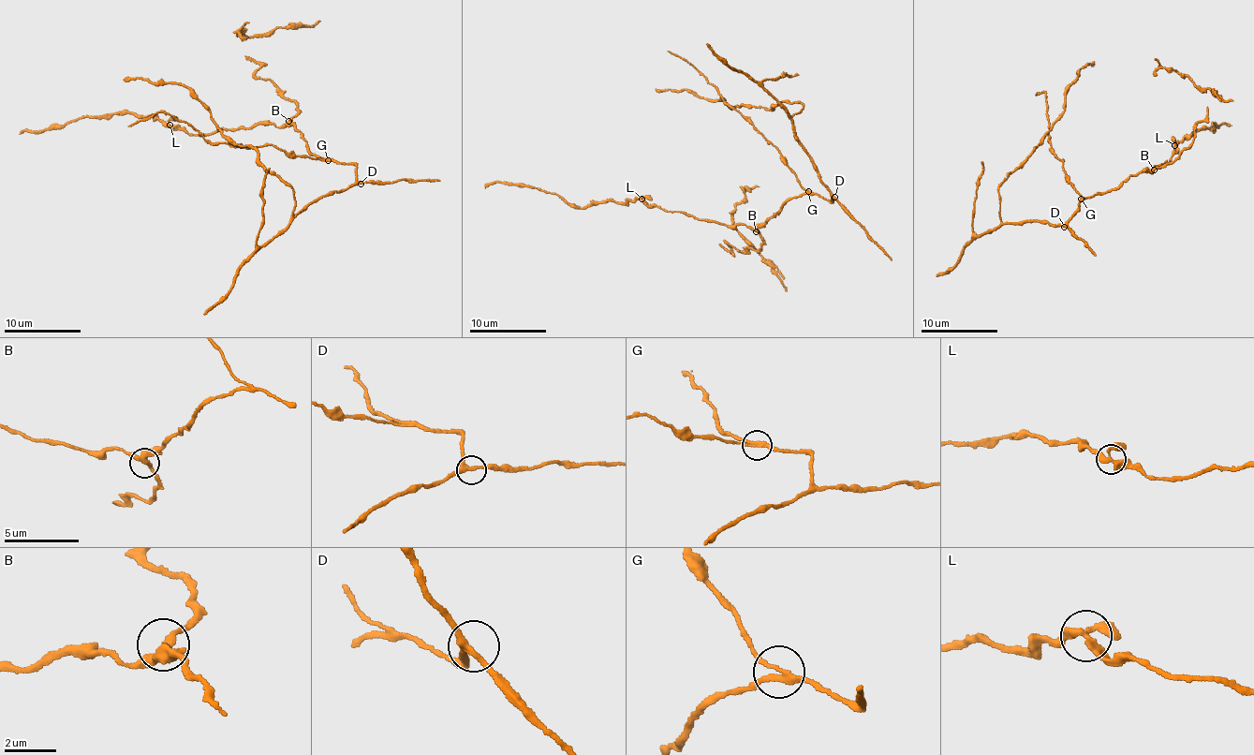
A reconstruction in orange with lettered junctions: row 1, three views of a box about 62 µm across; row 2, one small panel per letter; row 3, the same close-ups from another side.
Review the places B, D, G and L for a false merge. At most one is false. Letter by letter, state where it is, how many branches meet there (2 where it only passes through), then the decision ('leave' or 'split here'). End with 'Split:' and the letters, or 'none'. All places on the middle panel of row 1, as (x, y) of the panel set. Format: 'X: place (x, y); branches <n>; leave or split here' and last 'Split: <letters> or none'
B: place (756, 231); branches 3; leave
D: place (834, 197); branches 3; leave
G: place (808, 191); branches 3; leave
L: place (641, 199); branches 3; leave
Split: none

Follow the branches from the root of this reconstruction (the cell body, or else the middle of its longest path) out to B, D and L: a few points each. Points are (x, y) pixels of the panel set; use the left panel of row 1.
B: (332, 160), (310, 154), (299, 132), (288, 121)
D: (332, 160), (355, 165), (361, 184)
L: (332, 160), (310, 154), (292, 125), (257, 124), (199, 135), (169, 124)

